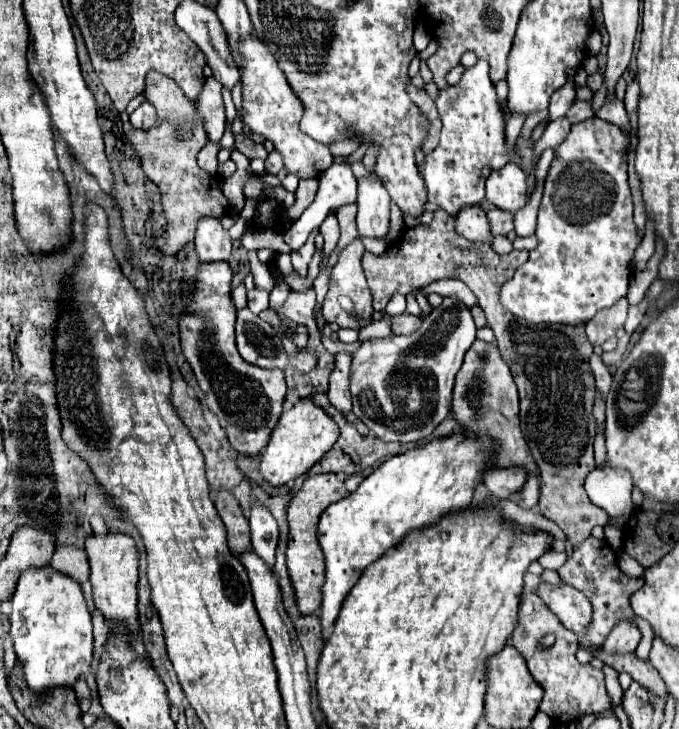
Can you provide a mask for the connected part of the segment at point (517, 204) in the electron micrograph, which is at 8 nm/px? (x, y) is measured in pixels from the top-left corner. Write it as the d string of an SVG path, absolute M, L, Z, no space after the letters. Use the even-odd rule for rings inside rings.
M509 162L487 178L487 200L499 210L515 214L527 204L527 174L519 164Z

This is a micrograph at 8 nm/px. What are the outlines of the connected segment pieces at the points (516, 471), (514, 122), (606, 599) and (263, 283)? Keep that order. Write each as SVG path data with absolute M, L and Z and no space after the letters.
M495 468L483 474L483 484L495 498L509 498L525 482L525 472L521 468Z
M509 116L507 118L507 128L505 128L506 146L508 149L515 148L517 144L517 136L521 132L521 126L523 126L523 118L521 116Z
M593 536L585 538L579 546L575 546L573 554L567 558L567 562L557 570L560 579L577 588L589 598L593 604L593 618L583 634L579 634L579 646L585 650L597 650L603 646L605 638L611 634L615 624L619 622L633 622L635 624L635 612L629 606L629 598L633 592L643 588L643 578L629 578L625 576L617 566L617 556L609 548L605 540L597 540Z
M249 252L249 262L251 262L251 274L253 274L253 282L259 290L265 290L265 292L271 292L275 282L271 278L271 272L269 272L269 266L259 262L257 254L255 252Z

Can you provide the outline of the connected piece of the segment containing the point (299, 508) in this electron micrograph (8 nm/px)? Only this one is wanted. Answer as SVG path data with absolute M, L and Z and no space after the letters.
M315 474L309 476L301 490L291 498L287 508L287 522L289 522L289 544L287 544L287 570L291 584L295 588L297 608L301 614L313 614L319 610L319 588L323 586L323 552L319 552L317 542L317 520L321 512L347 496L343 482L335 474Z

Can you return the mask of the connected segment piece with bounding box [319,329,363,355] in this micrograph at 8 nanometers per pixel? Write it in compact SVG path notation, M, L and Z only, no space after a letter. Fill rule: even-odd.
M320 329L319 332L320 332L321 341L323 345L333 355L335 355L337 352L353 353L363 343L362 341L358 340L358 342L354 342L351 344L343 344L339 340L333 341L331 337L326 336L322 329Z

